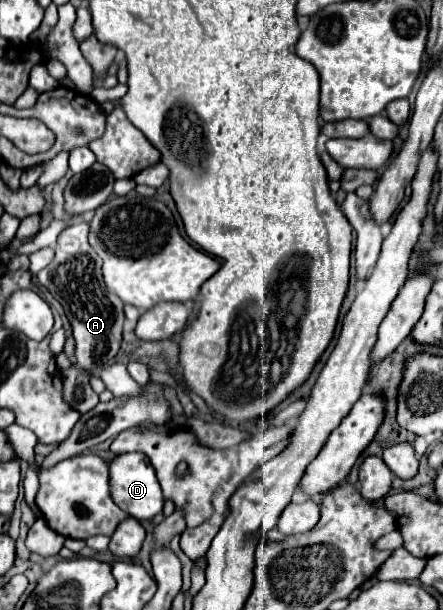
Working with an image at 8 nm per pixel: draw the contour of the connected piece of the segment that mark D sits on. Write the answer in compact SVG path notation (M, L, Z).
M141 452L121 454L111 462L109 472L111 472L113 500L117 500L117 506L121 506L121 510L129 512L129 516L143 522L143 520L151 520L163 512L163 504L165 504L163 490L155 476L155 468L151 466L151 462L145 454L141 454Z

